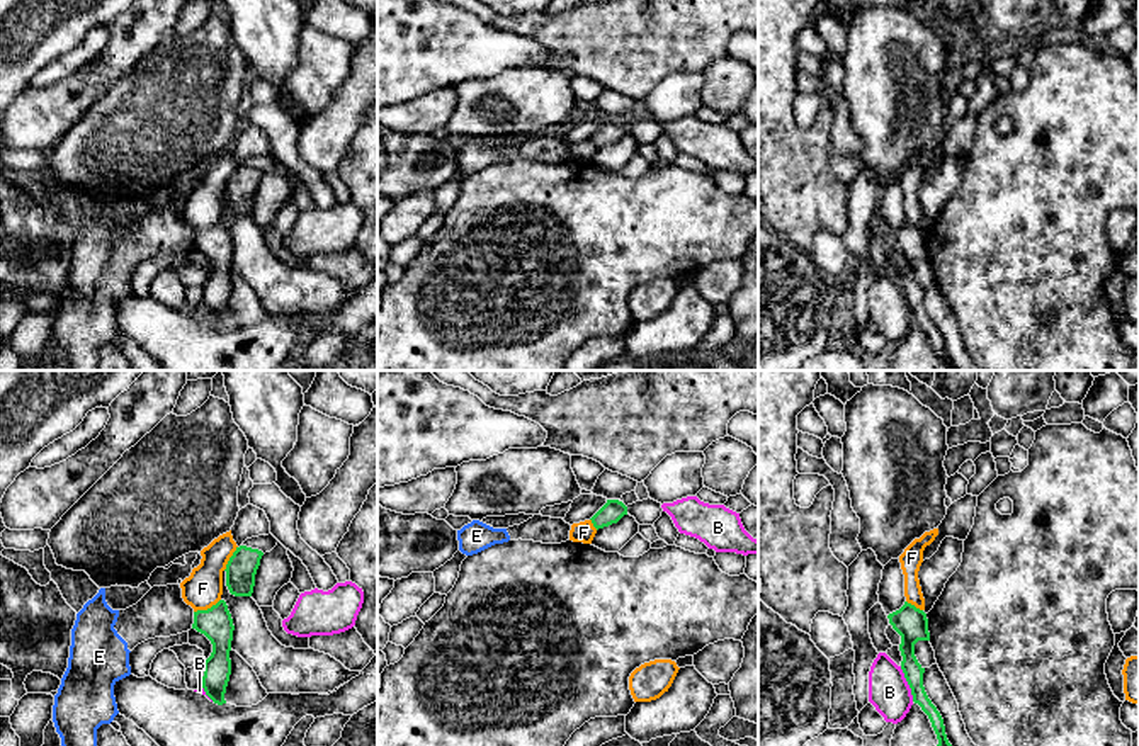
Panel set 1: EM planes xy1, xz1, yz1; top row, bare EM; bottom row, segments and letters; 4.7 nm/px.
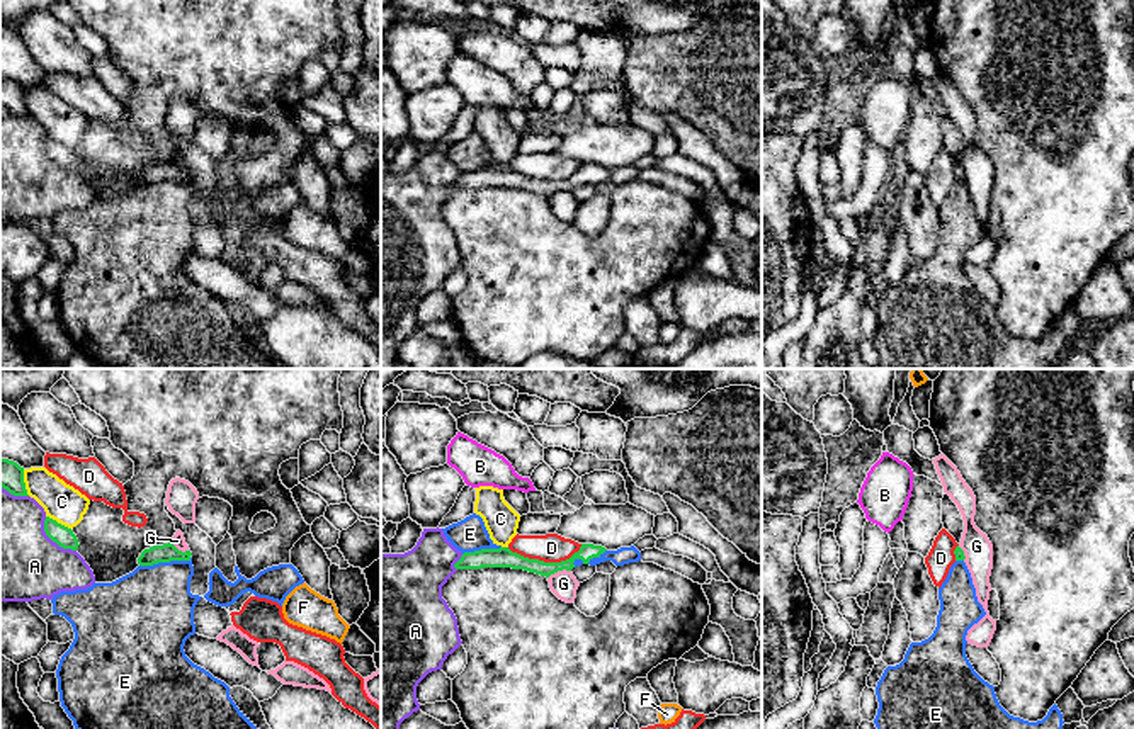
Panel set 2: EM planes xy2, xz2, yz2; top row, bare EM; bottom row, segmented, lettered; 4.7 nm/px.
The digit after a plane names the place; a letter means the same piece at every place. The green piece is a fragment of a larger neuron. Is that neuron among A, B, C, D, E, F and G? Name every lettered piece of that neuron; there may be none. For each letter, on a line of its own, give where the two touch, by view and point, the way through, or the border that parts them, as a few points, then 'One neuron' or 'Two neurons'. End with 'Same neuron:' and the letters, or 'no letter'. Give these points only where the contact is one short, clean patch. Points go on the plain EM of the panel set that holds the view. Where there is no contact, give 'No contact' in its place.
A: Touches green at xy2 (53, 160). Two neurons
B: Touches green at yz1 (908, 303). Boundary: yz1 (900, 286), (913, 320). Two neurons
C: Touches green at xy2 (56, 141). Two neurons
D: Touches green at xz2 (543, 180). Two neurons
E: Touches green at xy2 (165, 180). One neuron
F: Touches green at xy1 (208, 228). Boundary: xy1 (220, 218), (209, 226), (194, 231). Two neurons
G: Touches green at xz2 (558, 189). Boundary: xz2 (570, 189), (560, 189), (548, 197). Two neurons
Same neuron: E

